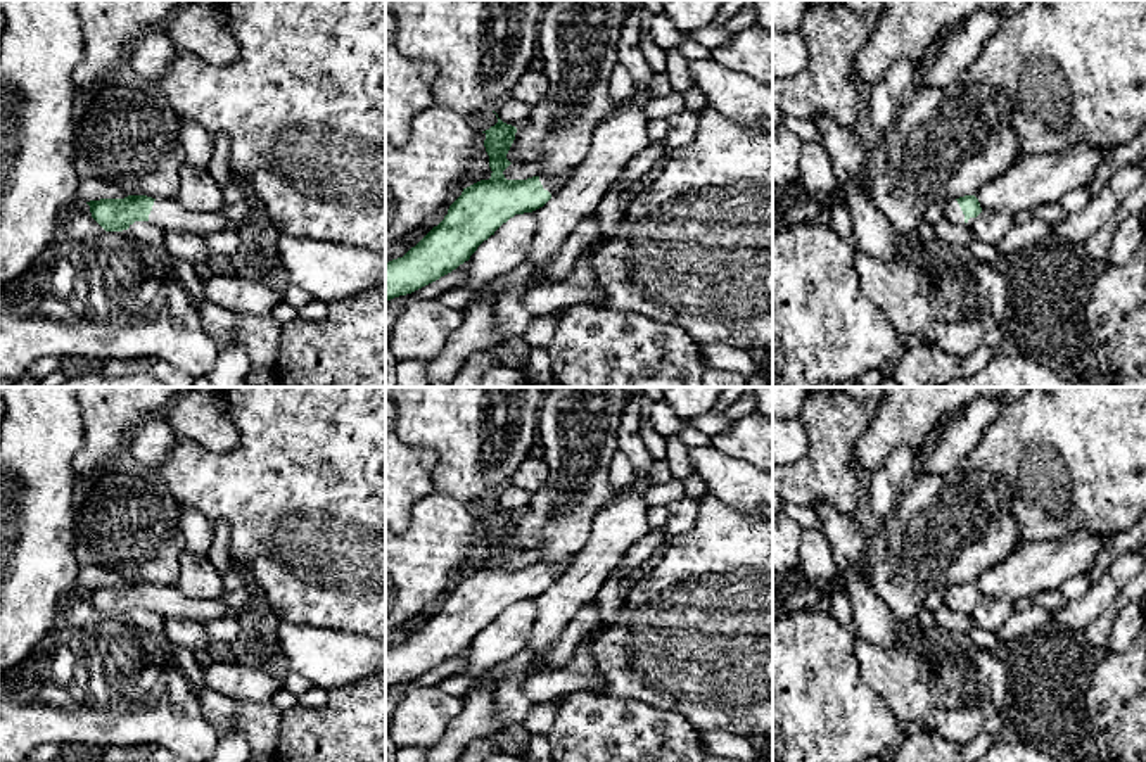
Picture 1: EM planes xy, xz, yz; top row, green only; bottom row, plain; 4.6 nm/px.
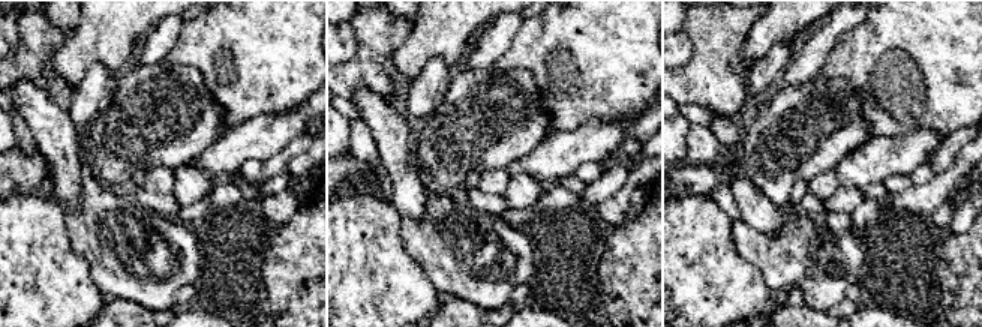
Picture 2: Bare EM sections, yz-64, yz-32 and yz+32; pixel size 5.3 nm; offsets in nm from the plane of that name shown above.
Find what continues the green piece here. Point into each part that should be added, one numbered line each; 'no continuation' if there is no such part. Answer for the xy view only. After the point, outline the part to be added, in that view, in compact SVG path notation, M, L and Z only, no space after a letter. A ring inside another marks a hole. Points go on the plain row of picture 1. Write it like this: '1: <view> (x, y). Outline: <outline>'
1: xy (166, 600). Outline: M156 586L149 610L164 619L187 619L202 625L218 619L239 619L240 615L239 608L232 608L220 600L188 598L176 586Z

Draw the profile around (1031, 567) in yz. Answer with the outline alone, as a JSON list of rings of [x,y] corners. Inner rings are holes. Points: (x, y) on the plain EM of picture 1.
[[[1079,529],[1060,539],[1020,543],[1003,563],[984,570],[975,584],[982,598],[1030,598],[1058,589],[1063,581],[1087,574],[1110,537]]]

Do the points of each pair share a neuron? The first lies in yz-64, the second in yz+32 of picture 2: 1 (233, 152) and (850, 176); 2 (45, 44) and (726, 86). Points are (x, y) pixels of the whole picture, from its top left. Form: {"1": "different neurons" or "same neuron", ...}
{"1": "same neuron", "2": "same neuron"}

